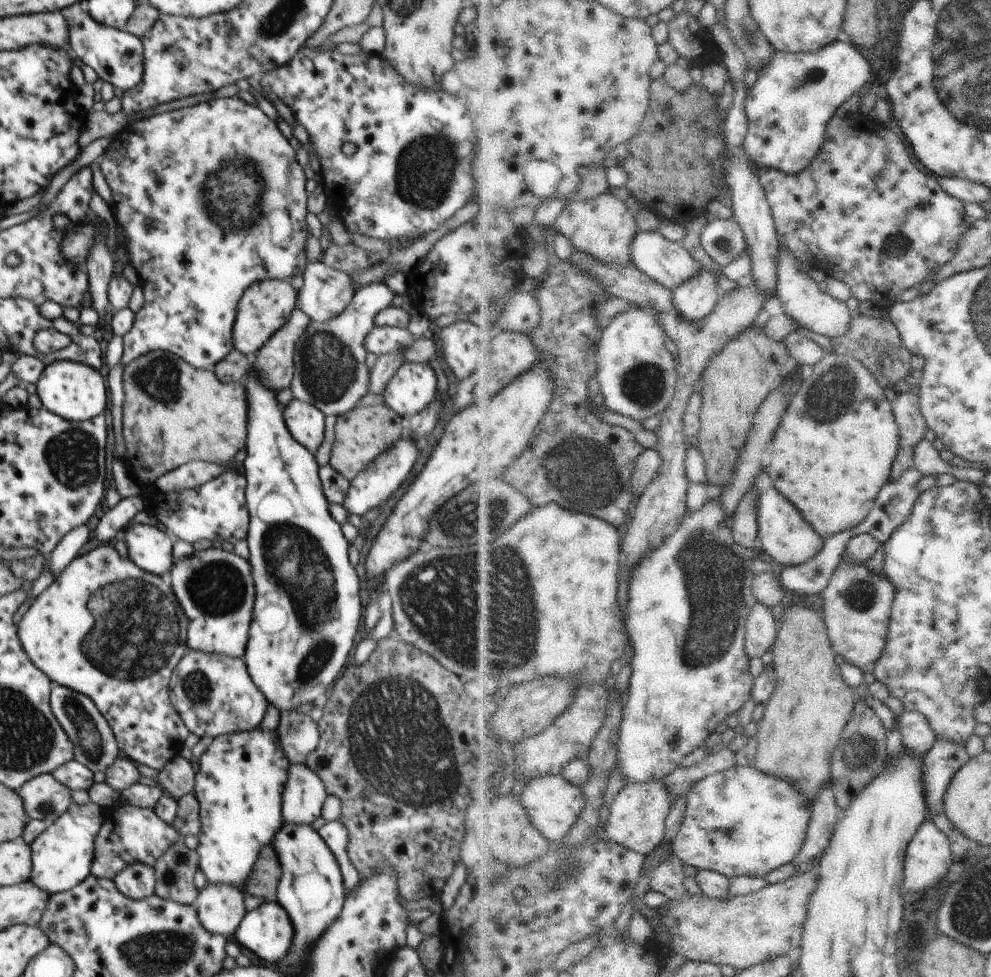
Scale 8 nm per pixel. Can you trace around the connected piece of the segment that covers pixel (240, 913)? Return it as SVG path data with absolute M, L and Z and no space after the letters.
M207 882L197 896L200 924L212 934L231 938L246 916L245 896L242 889L232 884Z

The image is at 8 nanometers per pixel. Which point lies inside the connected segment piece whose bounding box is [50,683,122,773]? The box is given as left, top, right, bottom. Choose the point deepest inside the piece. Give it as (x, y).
(95, 746)

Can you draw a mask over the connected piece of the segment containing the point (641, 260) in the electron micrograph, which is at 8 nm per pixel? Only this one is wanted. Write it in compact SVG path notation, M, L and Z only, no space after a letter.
M639 231L638 238L634 240L633 258L642 272L652 276L658 284L670 290L678 290L682 284L690 284L690 280L694 280L694 276L698 276L702 270L698 260L692 256L691 250L688 250L680 240L668 240L662 232Z

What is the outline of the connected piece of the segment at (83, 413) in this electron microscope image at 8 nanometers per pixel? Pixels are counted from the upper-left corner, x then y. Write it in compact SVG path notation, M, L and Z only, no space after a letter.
M59 360L46 365L36 382L36 388L44 409L76 422L86 422L104 413L110 396L109 388L98 370L71 360Z

